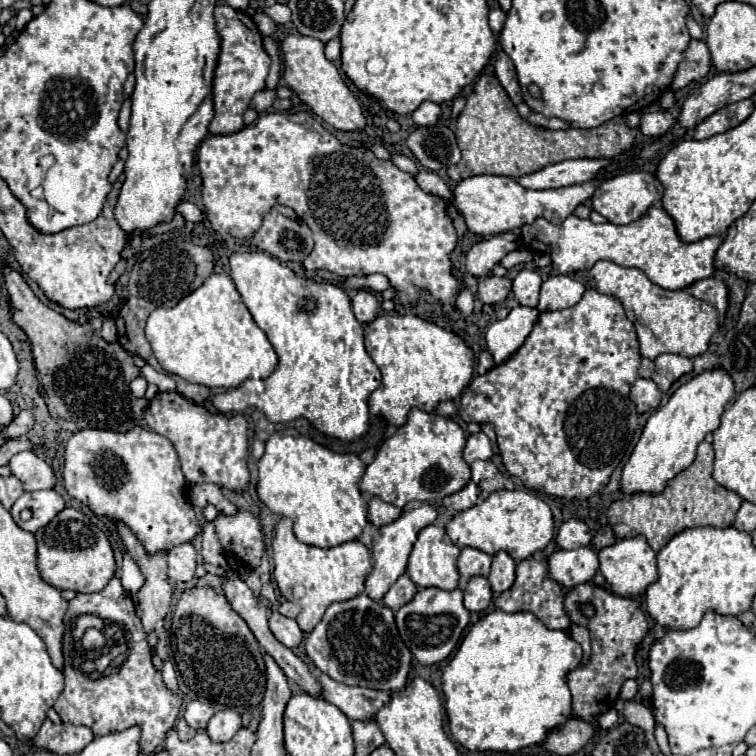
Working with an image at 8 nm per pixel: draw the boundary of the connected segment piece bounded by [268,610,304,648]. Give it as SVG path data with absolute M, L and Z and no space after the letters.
M274 610L268 618L268 624L270 624L270 630L272 634L288 648L294 648L302 642L304 638L304 632L298 628L296 620L290 620L286 616L282 616L278 610Z

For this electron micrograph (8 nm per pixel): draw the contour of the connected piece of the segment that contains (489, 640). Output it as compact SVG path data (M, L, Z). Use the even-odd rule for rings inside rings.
M494 610L478 620L464 636L458 652L444 668L442 692L446 698L446 714L450 734L458 744L478 752L514 754L526 746L540 744L550 730L570 718L570 692L566 674L582 660L582 648L568 632L548 630L530 612L506 614Z

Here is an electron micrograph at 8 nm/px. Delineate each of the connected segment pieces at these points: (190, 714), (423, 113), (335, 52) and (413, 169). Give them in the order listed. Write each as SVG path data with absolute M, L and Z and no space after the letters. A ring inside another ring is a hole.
M192 700L184 710L184 718L188 726L194 730L206 730L206 724L214 714L216 714L216 708L206 700Z
M422 102L422 104L414 110L412 120L414 120L416 126L422 126L422 128L424 128L424 126L436 124L438 116L440 116L440 106L438 106L438 104L434 104L434 102Z
M332 38L332 40L326 44L324 54L326 54L326 58L328 58L328 60L338 62L338 60L340 60L340 54L342 54L342 44L340 44L340 38Z
M394 154L394 156L392 156L392 162L394 162L400 170L404 170L404 172L408 172L408 174L412 174L412 176L418 174L418 166L416 166L416 162L410 160L410 158L406 158L404 154Z

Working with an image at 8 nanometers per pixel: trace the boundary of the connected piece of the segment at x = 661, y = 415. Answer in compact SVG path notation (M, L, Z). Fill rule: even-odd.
M724 370L702 372L690 378L686 384L682 384L670 396L668 404L648 418L642 436L622 470L620 490L624 494L664 492L666 484L694 462L696 448L706 438L706 434L714 432L720 426L720 416L732 396L734 384Z

